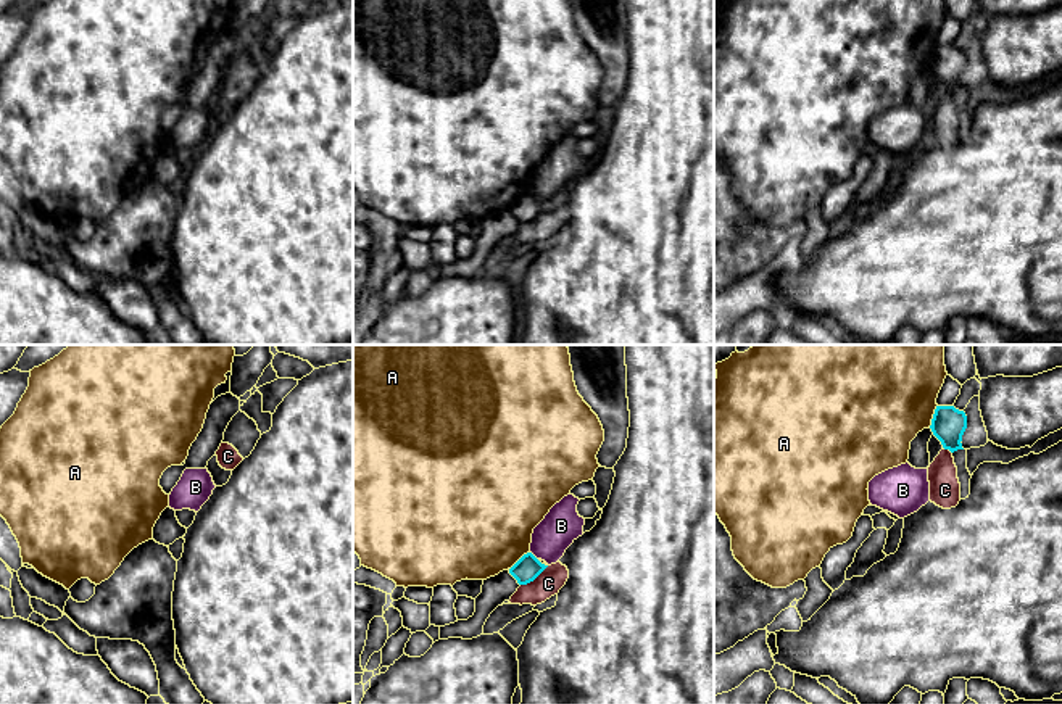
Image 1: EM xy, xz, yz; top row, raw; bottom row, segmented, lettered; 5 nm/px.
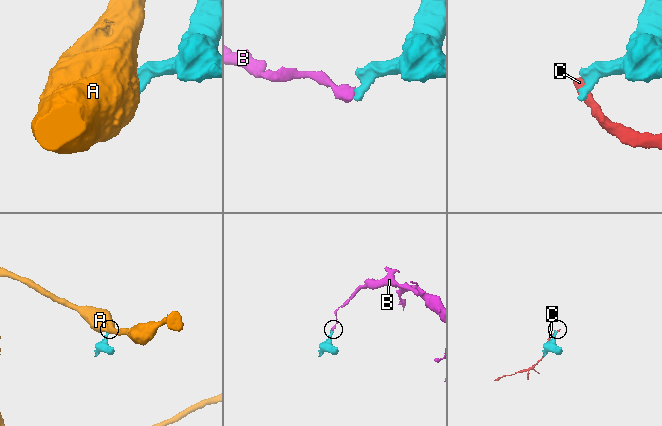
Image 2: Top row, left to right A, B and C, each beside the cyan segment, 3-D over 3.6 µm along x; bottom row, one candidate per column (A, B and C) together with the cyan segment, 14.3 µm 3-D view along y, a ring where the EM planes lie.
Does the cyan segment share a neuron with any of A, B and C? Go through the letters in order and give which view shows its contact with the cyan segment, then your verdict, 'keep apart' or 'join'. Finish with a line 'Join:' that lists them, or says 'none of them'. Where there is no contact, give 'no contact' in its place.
A: meets cyan in yz; keep apart
B: meets cyan in xz; keep apart
C: meets cyan in xz; keep apart
Join: none of them

